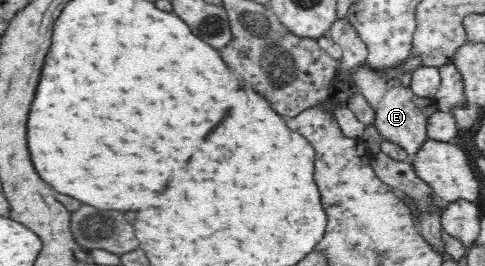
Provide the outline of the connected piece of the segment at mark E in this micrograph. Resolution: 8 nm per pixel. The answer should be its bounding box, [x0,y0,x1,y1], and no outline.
[352,68,438,157]

